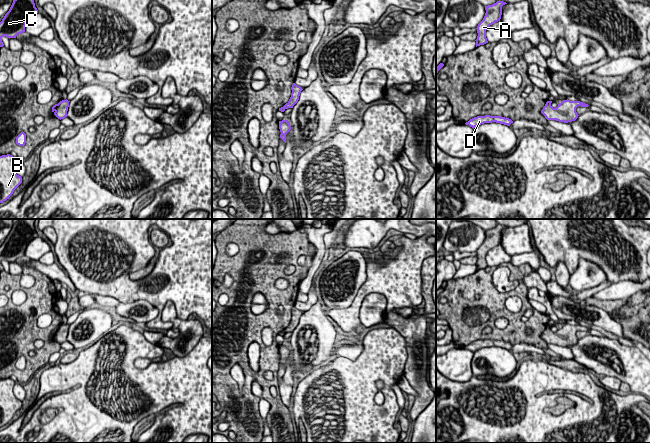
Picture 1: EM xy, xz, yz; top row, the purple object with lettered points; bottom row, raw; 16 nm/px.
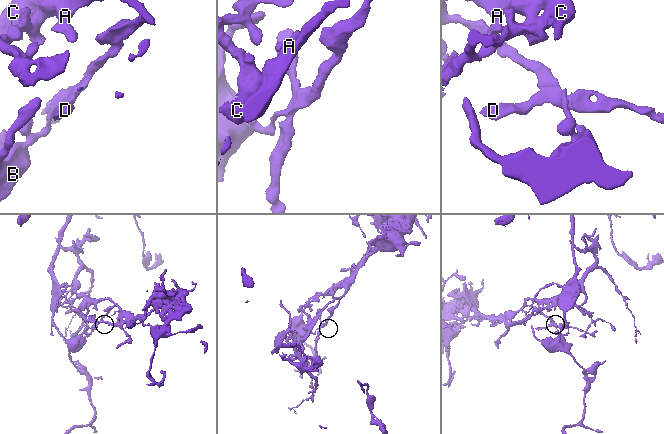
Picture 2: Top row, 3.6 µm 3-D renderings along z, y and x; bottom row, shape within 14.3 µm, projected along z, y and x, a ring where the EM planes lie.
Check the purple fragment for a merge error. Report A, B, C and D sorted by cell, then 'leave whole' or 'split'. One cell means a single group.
A B C D; leave whole

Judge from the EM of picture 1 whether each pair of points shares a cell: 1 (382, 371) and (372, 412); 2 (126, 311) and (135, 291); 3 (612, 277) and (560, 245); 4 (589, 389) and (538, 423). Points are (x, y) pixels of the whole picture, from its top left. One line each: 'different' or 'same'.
1: same
2: different
3: same
4: same

